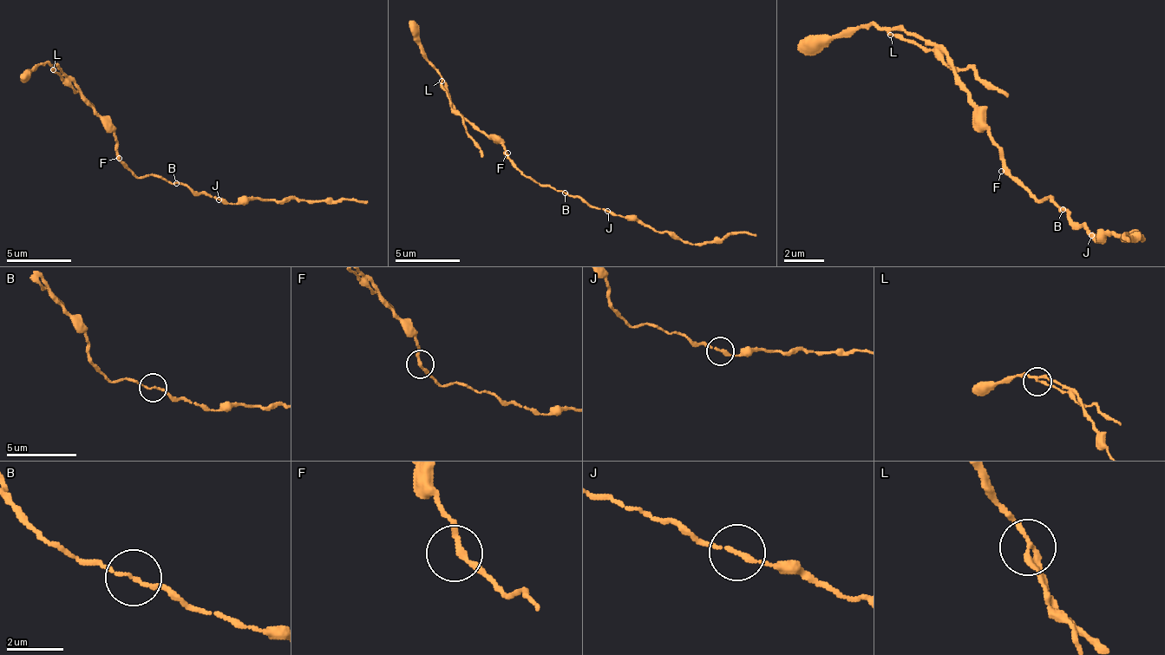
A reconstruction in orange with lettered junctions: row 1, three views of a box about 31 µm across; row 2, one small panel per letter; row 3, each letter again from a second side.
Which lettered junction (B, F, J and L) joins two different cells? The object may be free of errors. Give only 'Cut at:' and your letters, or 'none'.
Cut at: L

